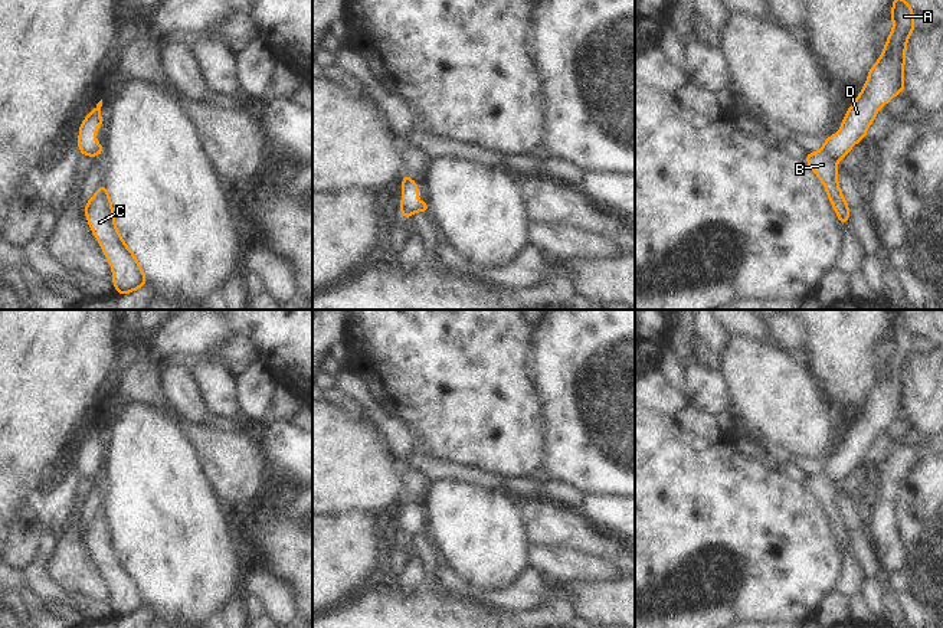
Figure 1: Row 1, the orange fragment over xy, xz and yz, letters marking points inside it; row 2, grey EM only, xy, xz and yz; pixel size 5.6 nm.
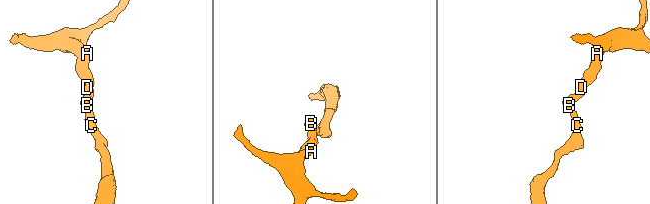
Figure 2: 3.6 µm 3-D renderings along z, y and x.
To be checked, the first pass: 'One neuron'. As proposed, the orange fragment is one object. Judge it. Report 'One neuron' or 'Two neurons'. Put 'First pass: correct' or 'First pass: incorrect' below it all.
One neuron.
First pass: correct

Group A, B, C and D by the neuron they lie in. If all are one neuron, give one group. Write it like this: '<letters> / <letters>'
A B C D

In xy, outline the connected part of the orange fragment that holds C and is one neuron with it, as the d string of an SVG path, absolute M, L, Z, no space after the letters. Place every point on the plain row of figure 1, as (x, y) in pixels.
M105 507L85 526L85 537L91 553L111 586L114 596L111 604L117 611L117 616L124 618L147 606L138 582L125 568L114 546L114 530Z

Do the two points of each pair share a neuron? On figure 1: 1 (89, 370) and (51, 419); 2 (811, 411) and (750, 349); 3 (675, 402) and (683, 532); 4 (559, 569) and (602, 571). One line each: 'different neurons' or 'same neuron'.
1: same neuron
2: same neuron
3: different neurons
4: same neuron

